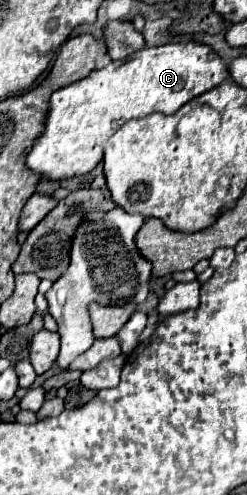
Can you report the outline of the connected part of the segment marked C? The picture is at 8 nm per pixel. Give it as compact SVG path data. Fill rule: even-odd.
M166 43L144 47L124 61L112 61L94 71L94 77L80 79L56 91L50 99L44 133L36 139L26 165L48 179L70 179L90 173L104 155L106 141L130 119L152 113L172 115L188 99L194 99L228 79L226 61L204 43Z

